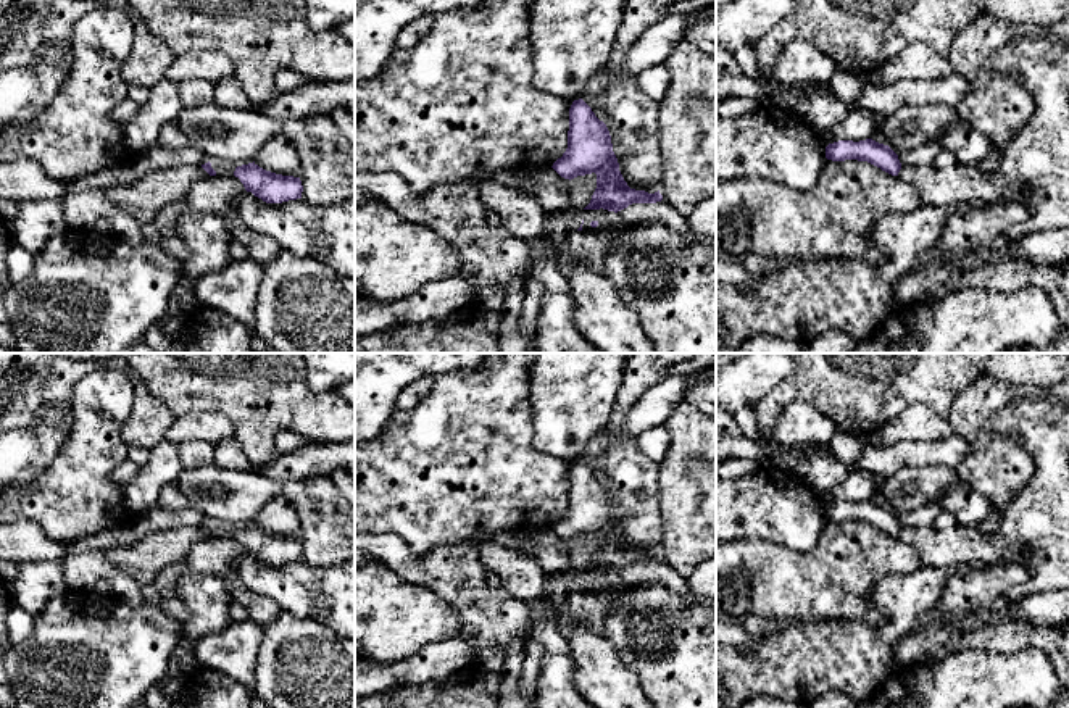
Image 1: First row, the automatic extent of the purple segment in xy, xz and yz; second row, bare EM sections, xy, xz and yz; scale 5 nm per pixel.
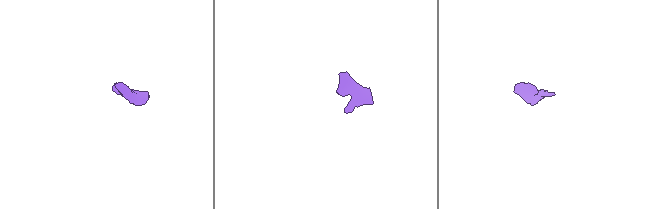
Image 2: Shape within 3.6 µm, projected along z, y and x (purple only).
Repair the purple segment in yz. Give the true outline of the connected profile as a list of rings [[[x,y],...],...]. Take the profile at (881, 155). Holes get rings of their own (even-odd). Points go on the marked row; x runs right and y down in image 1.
[[[872,139],[853,142],[853,140],[838,140],[826,147],[826,158],[832,161],[858,160],[867,161],[882,171],[898,176],[901,163],[898,155],[884,144],[879,144]]]

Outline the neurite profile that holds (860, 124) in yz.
[[[853,108],[843,121],[827,131],[827,140],[834,144],[838,140],[859,142],[871,139],[877,121],[882,121],[879,115]]]

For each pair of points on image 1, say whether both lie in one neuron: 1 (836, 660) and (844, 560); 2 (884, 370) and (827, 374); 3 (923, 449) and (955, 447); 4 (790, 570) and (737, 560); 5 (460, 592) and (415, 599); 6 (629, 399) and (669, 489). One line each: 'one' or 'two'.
1: two
2: one
3: one
4: one
5: two
6: two

